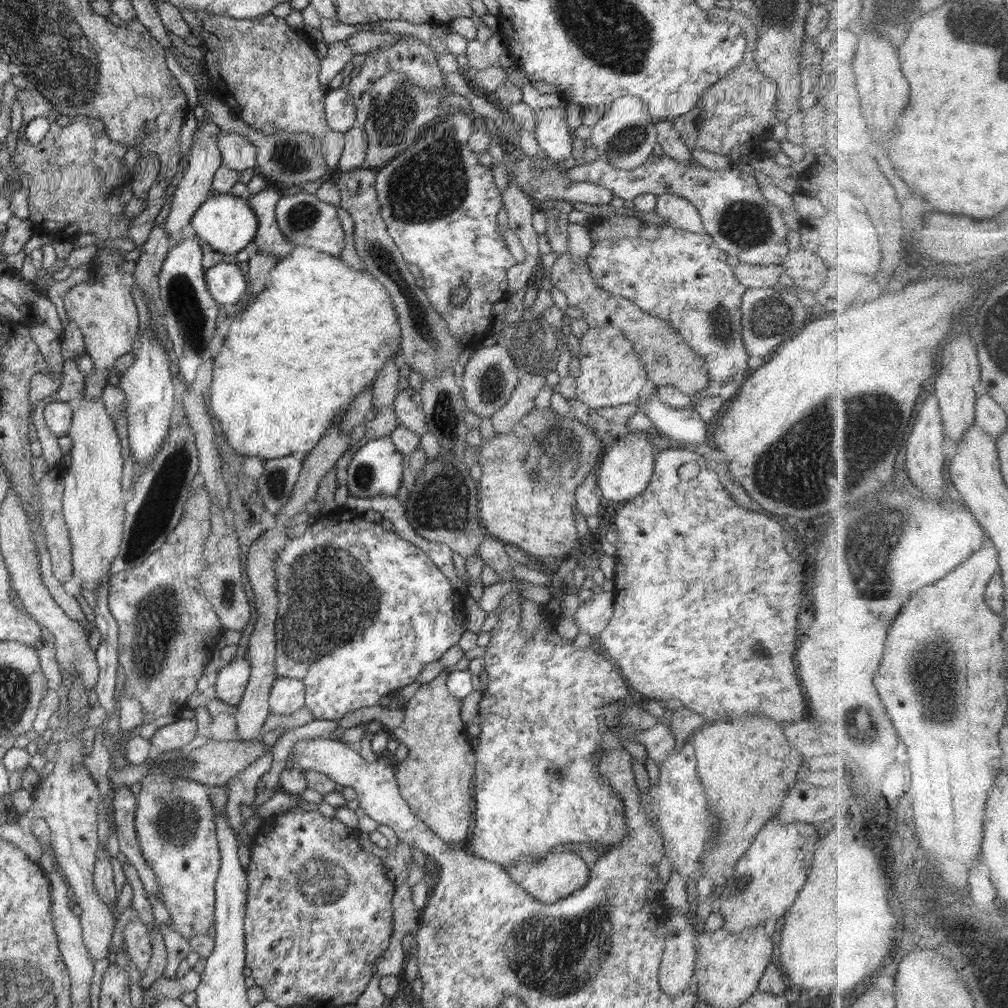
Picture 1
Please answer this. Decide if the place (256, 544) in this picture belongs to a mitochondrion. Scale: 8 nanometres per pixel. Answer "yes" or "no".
no

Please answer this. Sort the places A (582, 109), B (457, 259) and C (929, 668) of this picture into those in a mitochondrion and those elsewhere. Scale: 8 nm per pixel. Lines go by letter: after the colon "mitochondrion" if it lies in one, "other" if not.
A: other
B: other
C: mitochondrion

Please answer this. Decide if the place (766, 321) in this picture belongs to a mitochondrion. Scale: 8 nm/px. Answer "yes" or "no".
yes

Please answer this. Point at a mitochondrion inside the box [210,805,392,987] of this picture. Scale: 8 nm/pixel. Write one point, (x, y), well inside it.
(321, 881)

